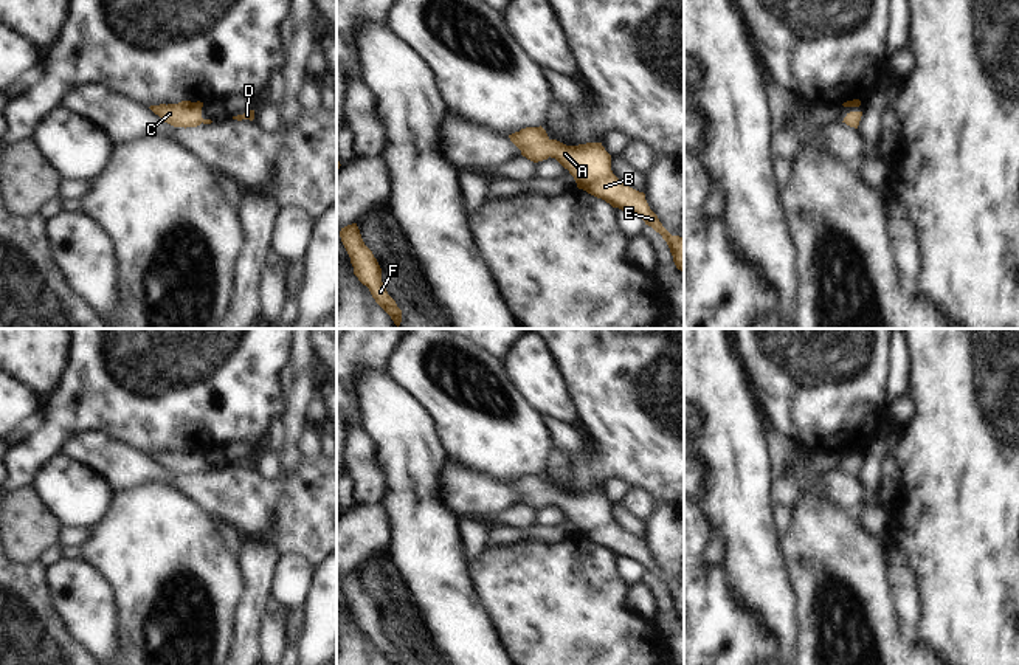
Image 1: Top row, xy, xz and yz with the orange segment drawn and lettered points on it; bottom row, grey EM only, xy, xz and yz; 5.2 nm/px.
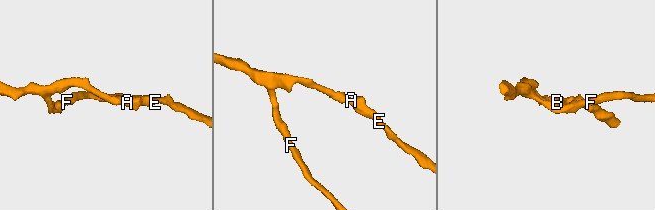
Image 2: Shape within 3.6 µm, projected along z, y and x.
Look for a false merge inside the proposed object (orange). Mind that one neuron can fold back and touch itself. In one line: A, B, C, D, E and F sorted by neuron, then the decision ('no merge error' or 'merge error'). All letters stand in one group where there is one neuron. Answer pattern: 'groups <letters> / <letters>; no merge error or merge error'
groups A B C D E F; no merge error

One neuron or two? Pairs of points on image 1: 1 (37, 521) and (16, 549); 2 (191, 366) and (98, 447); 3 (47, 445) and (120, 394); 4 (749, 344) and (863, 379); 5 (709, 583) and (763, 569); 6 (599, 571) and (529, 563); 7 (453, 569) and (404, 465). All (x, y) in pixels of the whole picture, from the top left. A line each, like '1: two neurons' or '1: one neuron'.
1: one neuron
2: two neurons
3: one neuron
4: one neuron
5: two neurons
6: one neuron
7: one neuron

